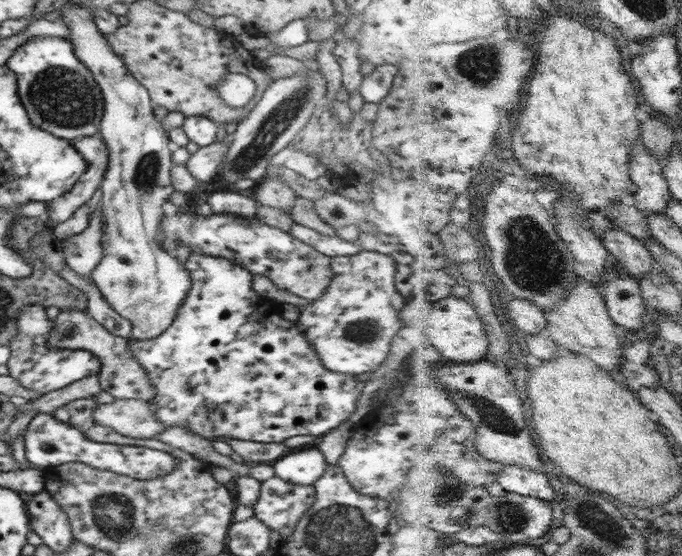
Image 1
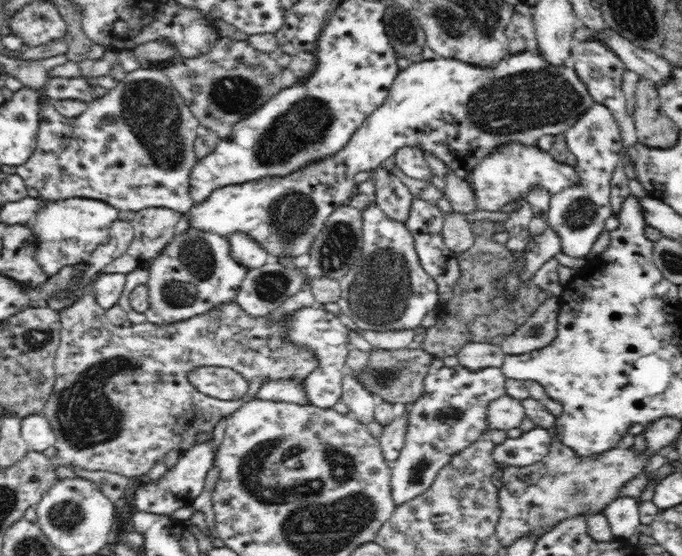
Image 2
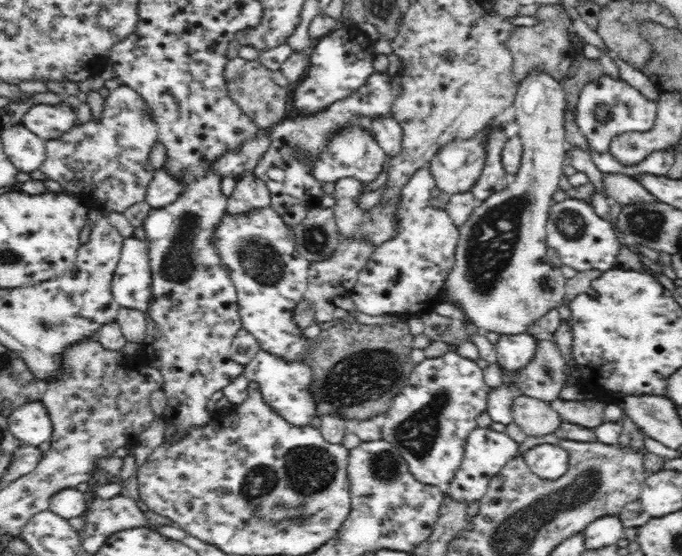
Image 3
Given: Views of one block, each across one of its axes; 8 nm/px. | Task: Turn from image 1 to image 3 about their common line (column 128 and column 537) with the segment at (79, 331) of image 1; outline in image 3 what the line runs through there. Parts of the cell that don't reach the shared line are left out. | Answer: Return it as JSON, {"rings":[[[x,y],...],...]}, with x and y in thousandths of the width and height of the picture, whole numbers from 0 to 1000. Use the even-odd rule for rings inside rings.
{"rings":[[[789,608],[786,617],[789,626],[780,647],[757,669],[754,685],[765,703],[765,710],[806,725],[820,718],[818,709],[828,696],[830,649],[811,612]]]}

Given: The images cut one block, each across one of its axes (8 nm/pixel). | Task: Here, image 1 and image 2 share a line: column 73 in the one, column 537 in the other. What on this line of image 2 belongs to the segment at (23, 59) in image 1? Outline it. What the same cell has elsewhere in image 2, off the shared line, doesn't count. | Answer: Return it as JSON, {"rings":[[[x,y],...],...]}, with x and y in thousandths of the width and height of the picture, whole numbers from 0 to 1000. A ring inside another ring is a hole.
{"rings":[[[773,88],[762,97],[733,108],[727,122],[705,122],[682,115],[666,104],[604,110],[600,122],[585,129],[566,180],[525,227],[510,259],[484,284],[460,288],[422,317],[393,317],[358,331],[327,335],[312,342],[299,363],[286,367],[277,383],[277,406],[287,414],[309,417],[334,430],[337,421],[353,417],[374,432],[397,466],[408,460],[434,464],[452,457],[460,428],[475,410],[475,399],[501,371],[512,369],[523,345],[519,317],[525,309],[545,308],[591,263],[613,264],[651,290],[674,322],[683,322],[689,308],[729,263],[748,254],[786,261],[789,248],[801,243],[824,243],[842,227],[848,212],[872,187],[859,151],[852,147],[842,122],[806,119],[789,92],[782,97]]]}

